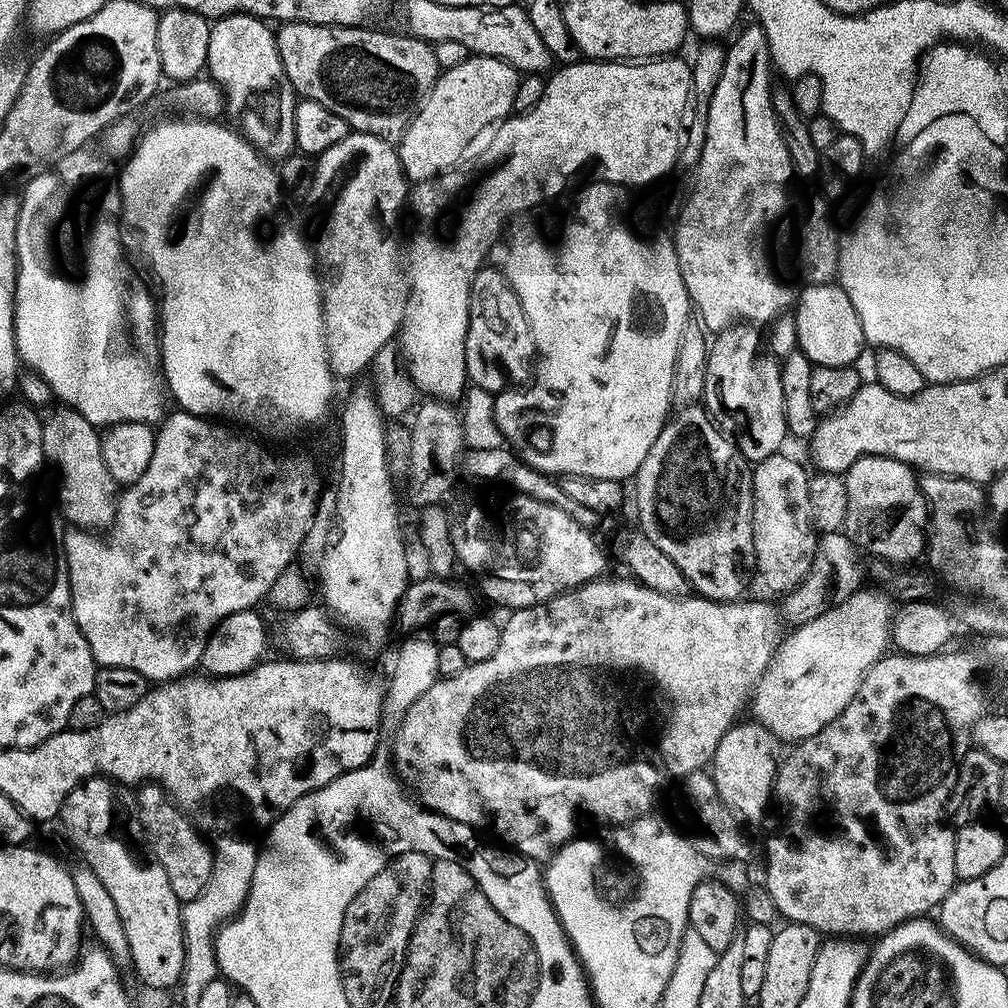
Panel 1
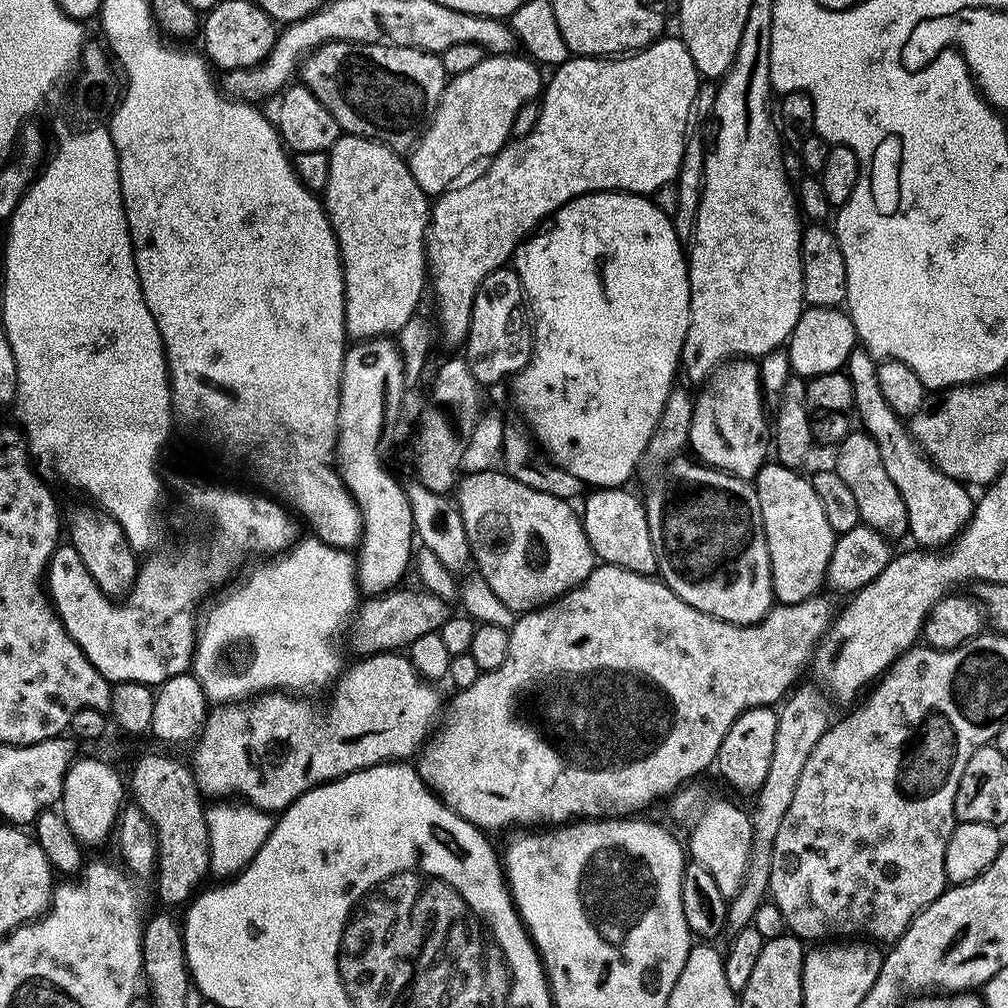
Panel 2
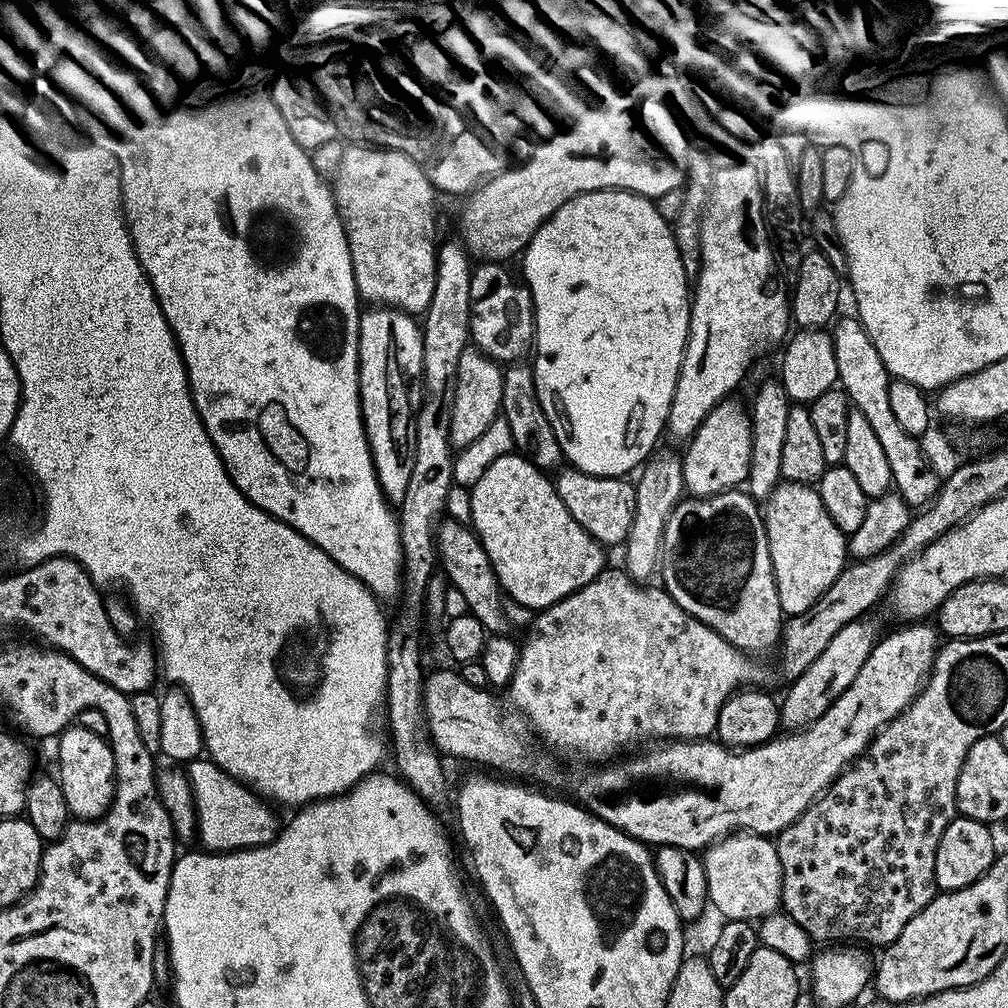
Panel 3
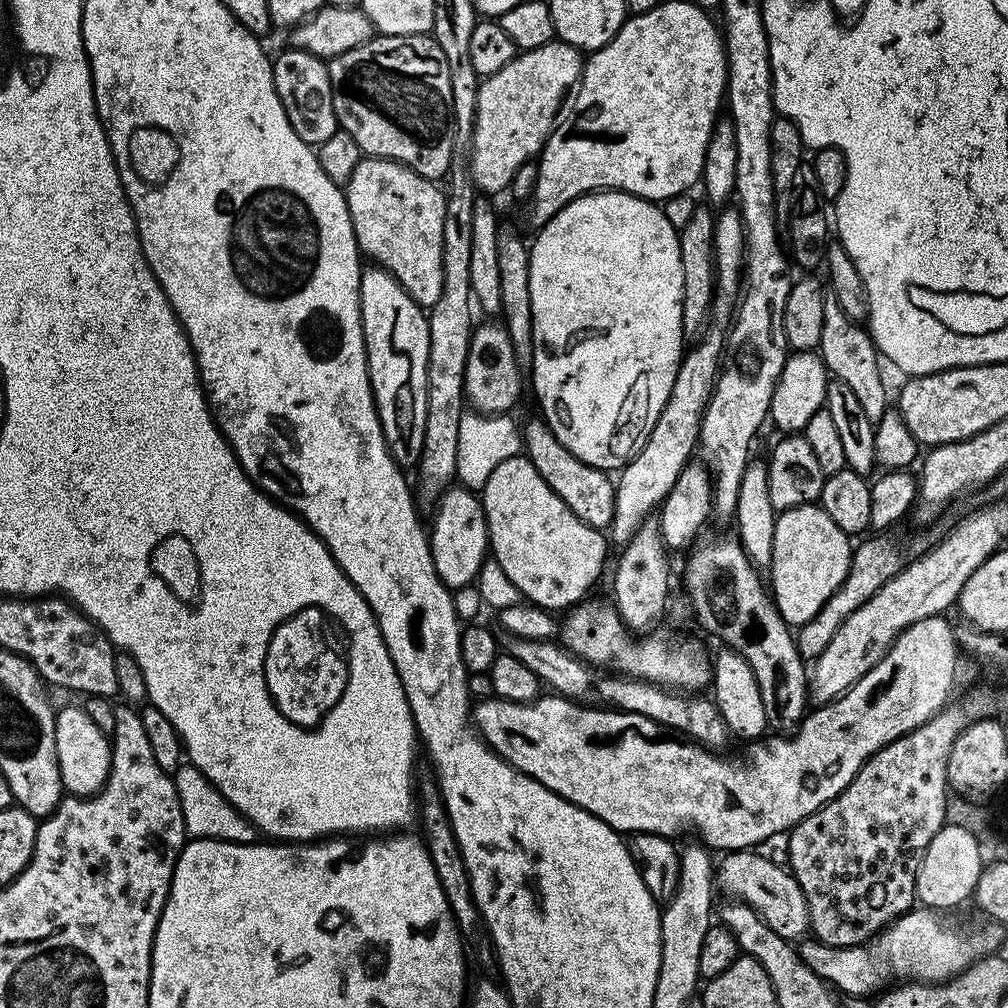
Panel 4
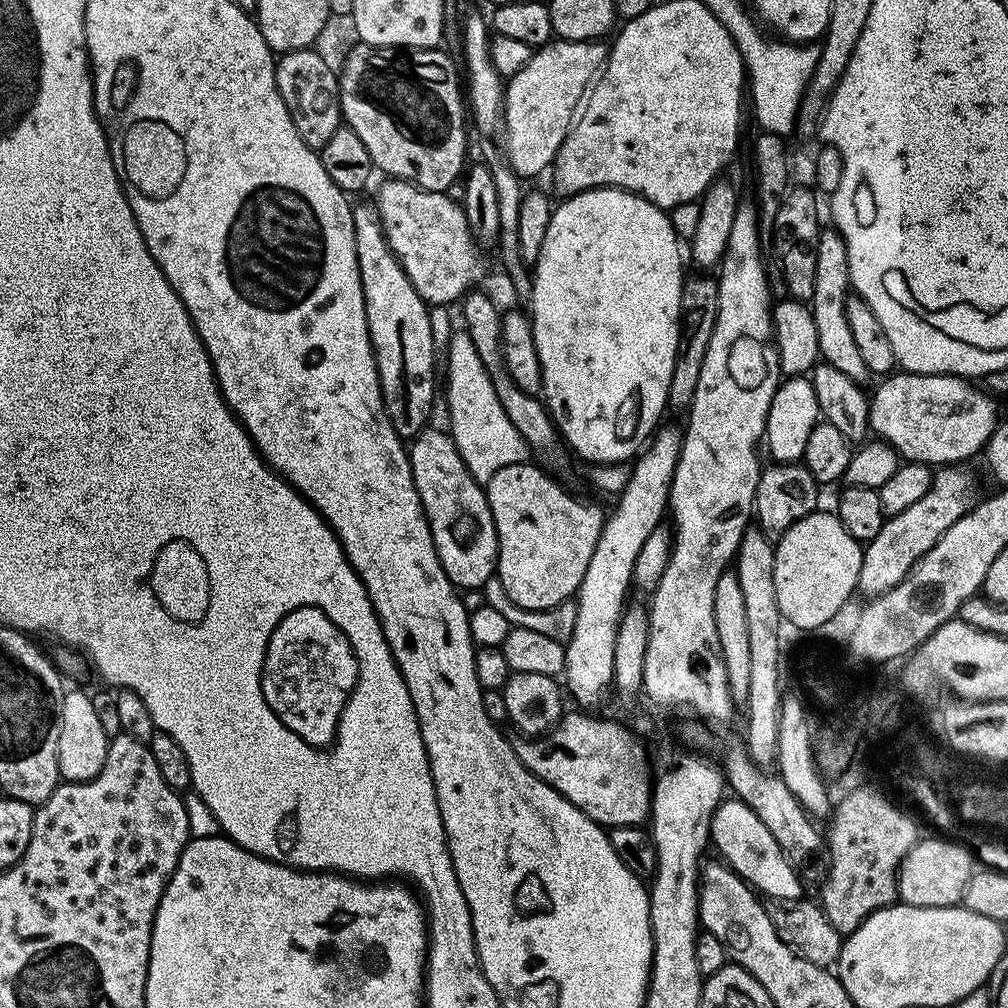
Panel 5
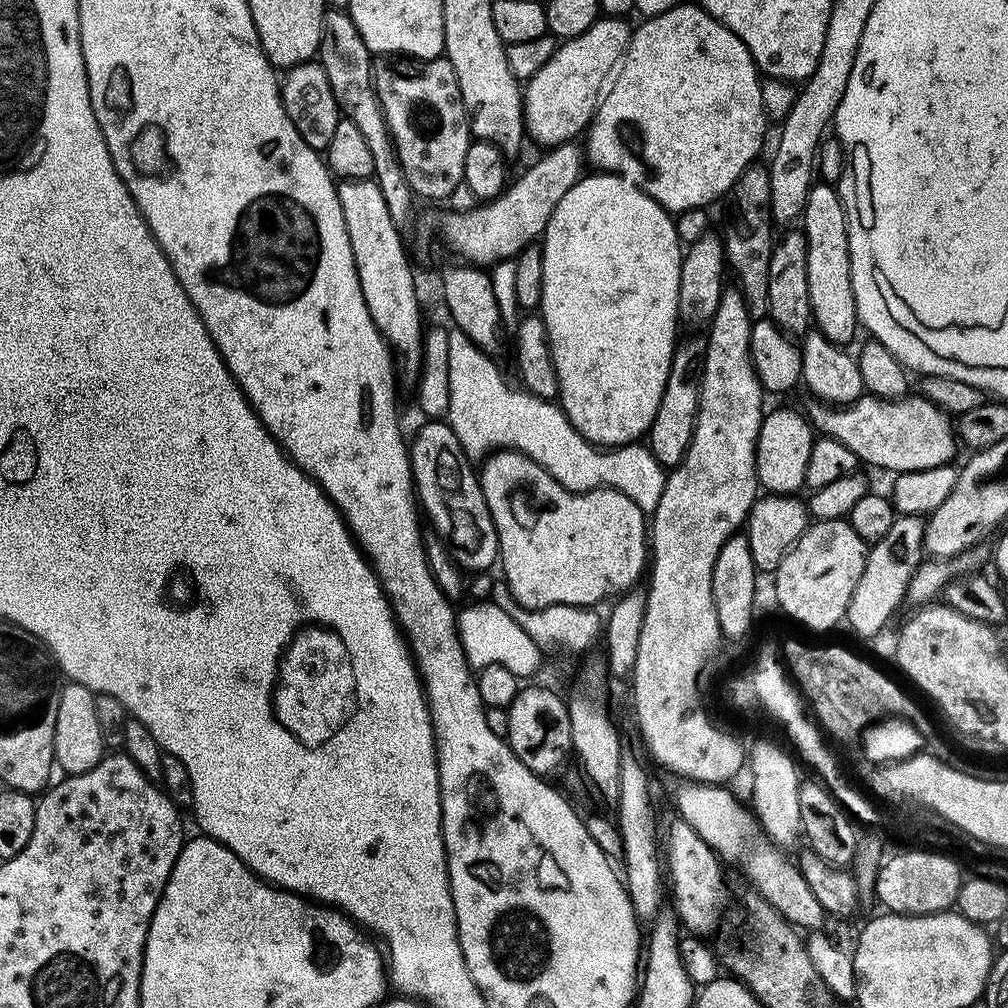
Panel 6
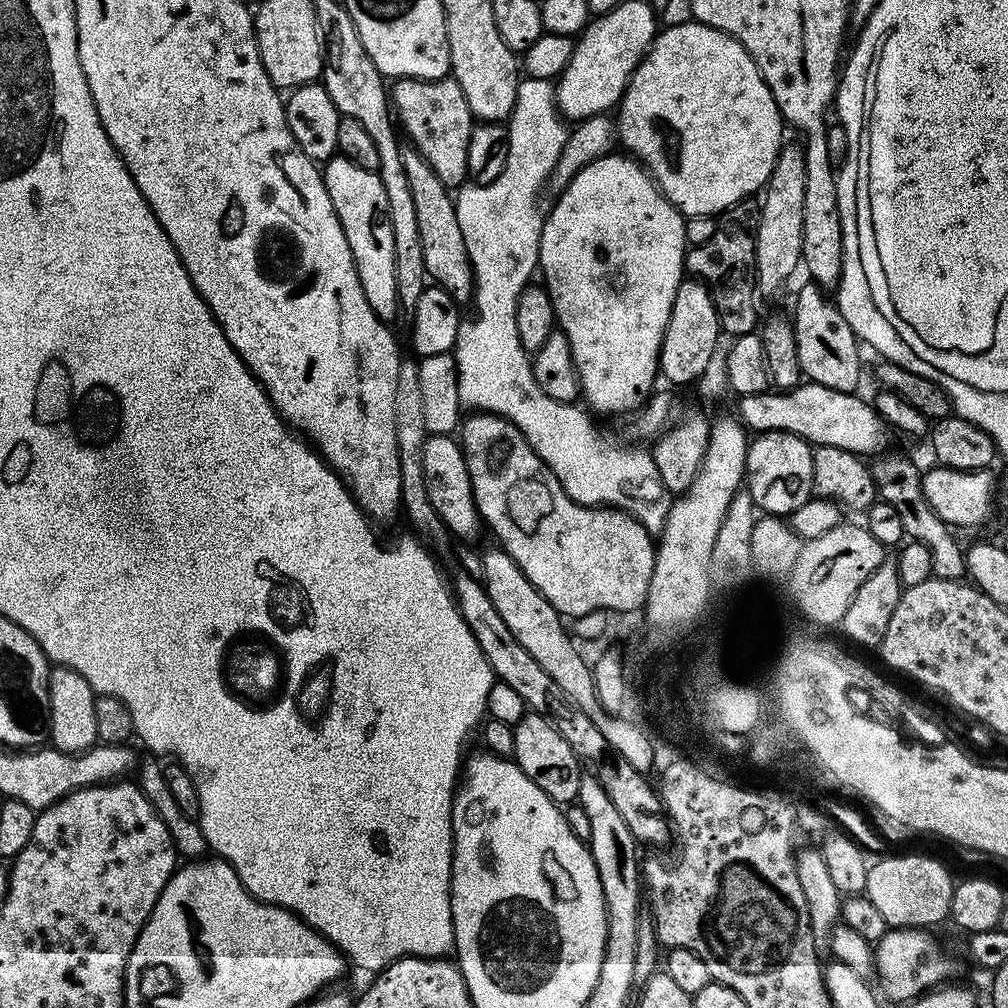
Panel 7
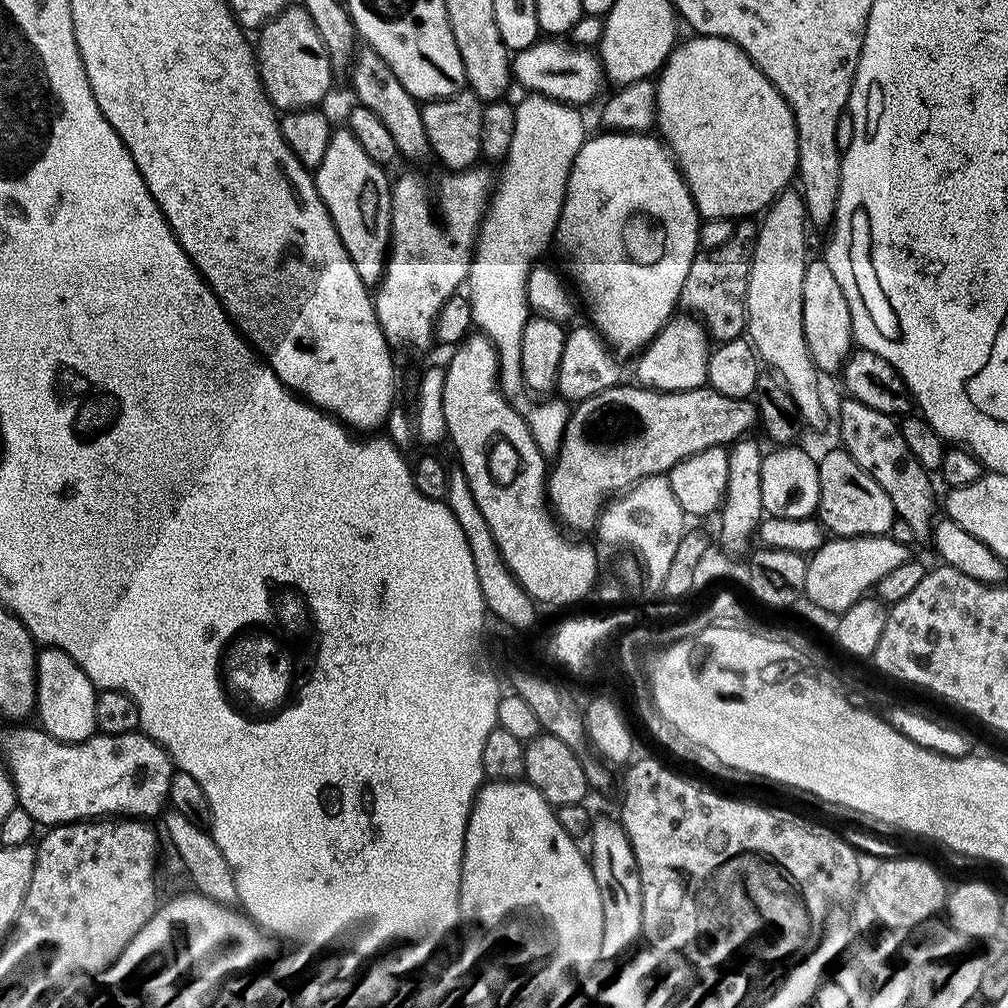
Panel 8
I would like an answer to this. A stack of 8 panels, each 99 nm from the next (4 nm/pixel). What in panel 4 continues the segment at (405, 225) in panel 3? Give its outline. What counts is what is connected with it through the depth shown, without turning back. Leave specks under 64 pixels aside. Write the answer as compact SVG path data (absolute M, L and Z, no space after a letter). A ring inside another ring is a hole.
M362 158L344 188L356 244L373 265L385 268L408 291L410 298L431 310L442 294L442 224L445 193L433 181L395 160Z

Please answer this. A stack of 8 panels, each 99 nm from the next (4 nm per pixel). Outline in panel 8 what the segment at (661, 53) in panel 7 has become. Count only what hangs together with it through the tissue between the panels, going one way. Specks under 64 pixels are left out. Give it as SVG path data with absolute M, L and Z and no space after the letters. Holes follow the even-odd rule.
M696 34L691 38L693 40L681 39L677 43L672 53L668 56L664 67L660 69L654 80L656 90L654 124L657 129L660 127L660 132L658 131L659 139L664 141L668 151L672 153L676 161L676 167L679 168L680 175L683 176L686 186L696 203L696 209L699 210L703 219L726 218L736 222L741 218L755 217L757 214L763 213L764 209L791 185L788 184L791 180L793 183L797 179L798 134L796 133L794 114L790 110L790 106L782 98L780 91L762 75L756 63L737 44L725 40L723 36L701 36Z

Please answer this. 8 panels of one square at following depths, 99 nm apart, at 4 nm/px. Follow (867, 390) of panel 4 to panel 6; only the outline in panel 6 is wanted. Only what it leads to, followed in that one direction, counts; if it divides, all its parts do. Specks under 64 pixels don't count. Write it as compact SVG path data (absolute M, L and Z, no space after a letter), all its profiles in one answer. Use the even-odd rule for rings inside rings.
M823 182L813 183L810 194L806 198L806 206L802 213L802 231L808 242L808 258L806 264L807 281L810 282L810 306L815 327L823 333L832 344L848 346L856 336L856 328L861 327L856 313L856 299L852 285L852 263L850 262L850 242L848 241L848 214L844 210L844 201L833 185Z

